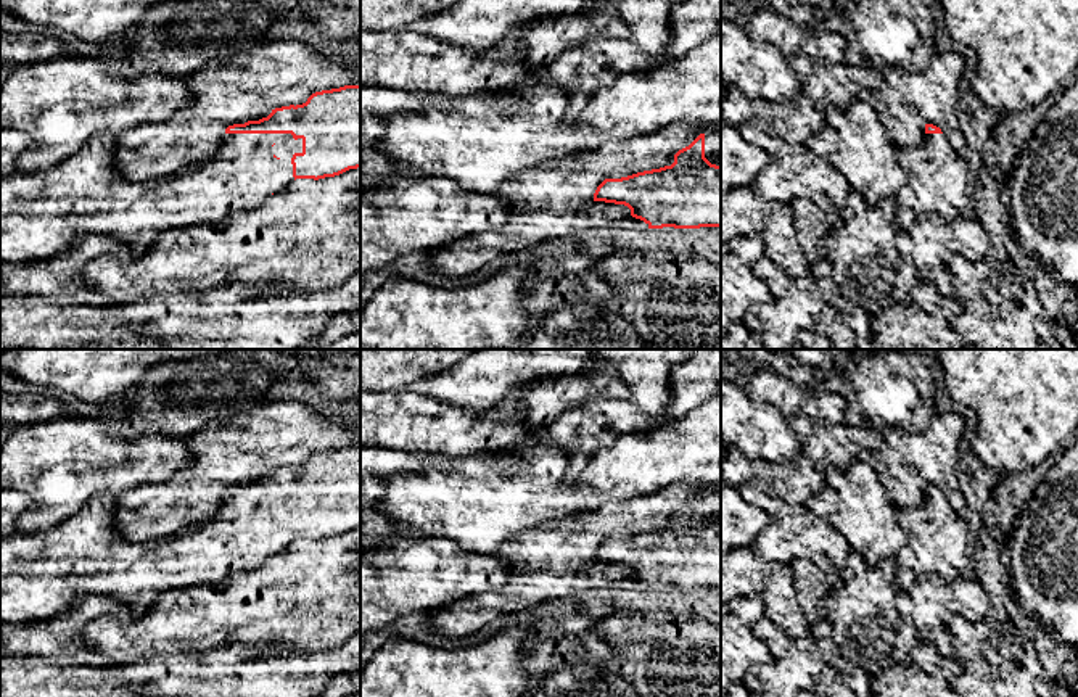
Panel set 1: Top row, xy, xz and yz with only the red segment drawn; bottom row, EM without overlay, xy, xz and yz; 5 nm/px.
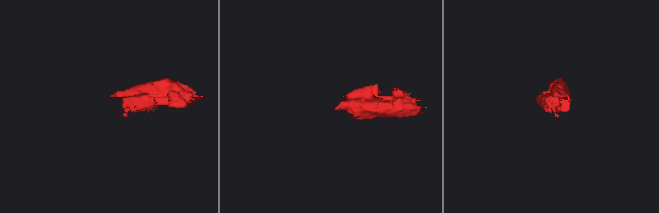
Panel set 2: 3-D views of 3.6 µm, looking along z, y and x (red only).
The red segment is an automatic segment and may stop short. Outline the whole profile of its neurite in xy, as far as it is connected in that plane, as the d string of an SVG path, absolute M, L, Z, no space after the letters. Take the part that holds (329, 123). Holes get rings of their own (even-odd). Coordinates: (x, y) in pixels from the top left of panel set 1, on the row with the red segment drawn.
M360 85L315 92L302 105L275 108L259 121L228 126L214 158L191 163L169 177L145 182L127 179L116 166L114 140L113 134L98 132L77 153L50 169L39 172L14 169L8 177L0 179L0 264L48 259L69 250L76 237L95 233L111 235L134 254L145 254L159 243L164 232L214 224L237 211L254 209L296 179L319 180L357 169L360 167Z

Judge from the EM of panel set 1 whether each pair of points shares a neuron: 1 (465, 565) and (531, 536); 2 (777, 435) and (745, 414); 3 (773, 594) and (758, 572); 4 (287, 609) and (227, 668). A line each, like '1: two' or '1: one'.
1: two
2: one
3: one
4: two

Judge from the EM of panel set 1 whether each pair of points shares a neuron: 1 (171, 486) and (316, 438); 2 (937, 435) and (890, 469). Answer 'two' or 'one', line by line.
1: one
2: one

